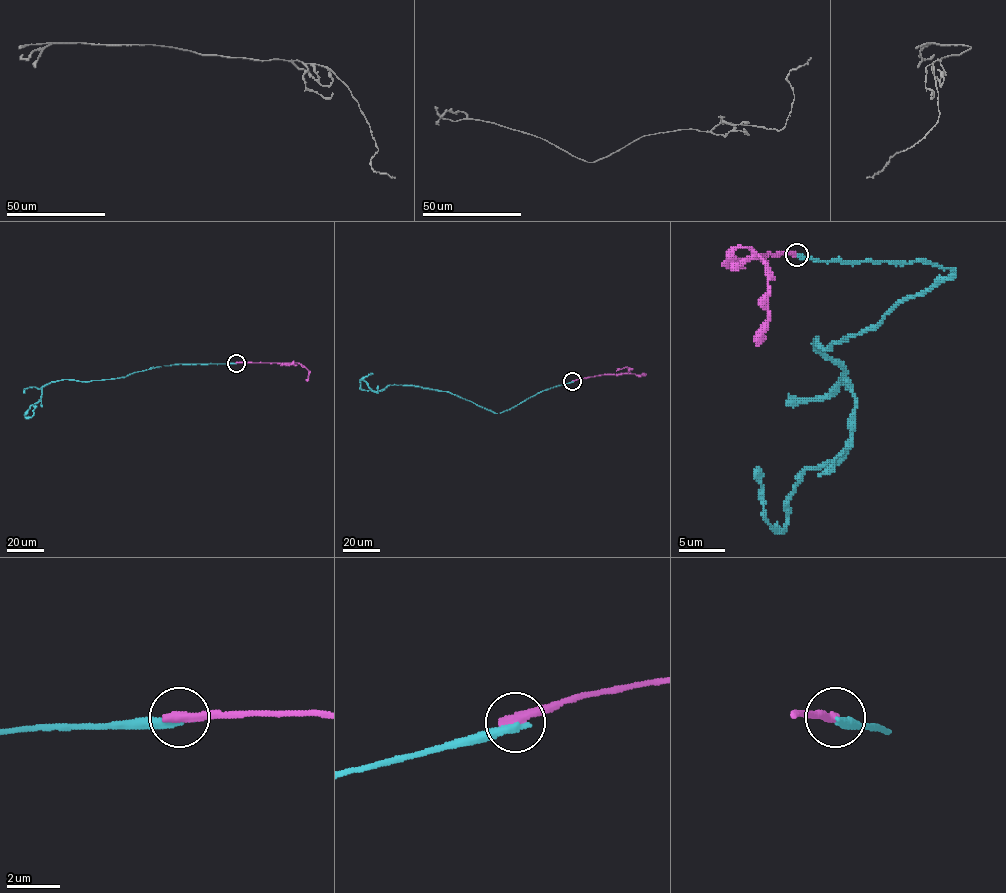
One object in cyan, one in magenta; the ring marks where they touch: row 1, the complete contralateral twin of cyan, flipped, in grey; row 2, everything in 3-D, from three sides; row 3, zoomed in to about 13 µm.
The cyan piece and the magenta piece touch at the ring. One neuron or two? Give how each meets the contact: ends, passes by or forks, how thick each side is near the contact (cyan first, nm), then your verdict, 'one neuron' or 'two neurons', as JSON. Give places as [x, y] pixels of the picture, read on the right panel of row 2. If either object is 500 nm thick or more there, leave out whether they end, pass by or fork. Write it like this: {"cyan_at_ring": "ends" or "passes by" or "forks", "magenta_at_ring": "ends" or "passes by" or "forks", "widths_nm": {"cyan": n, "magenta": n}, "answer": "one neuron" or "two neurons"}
{"cyan_at_ring": "ends", "magenta_at_ring": "ends", "widths_nm": {"cyan": 360, "magenta": 440}, "answer": "two neurons"}

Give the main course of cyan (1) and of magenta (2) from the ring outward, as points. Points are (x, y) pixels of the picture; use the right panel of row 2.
1: (797, 254), (955, 272), (871, 330), (813, 341), (843, 371), (855, 428), (802, 474), (781, 528), (756, 467)
2: (797, 254), (759, 256), (765, 268), (768, 320), (756, 346)

